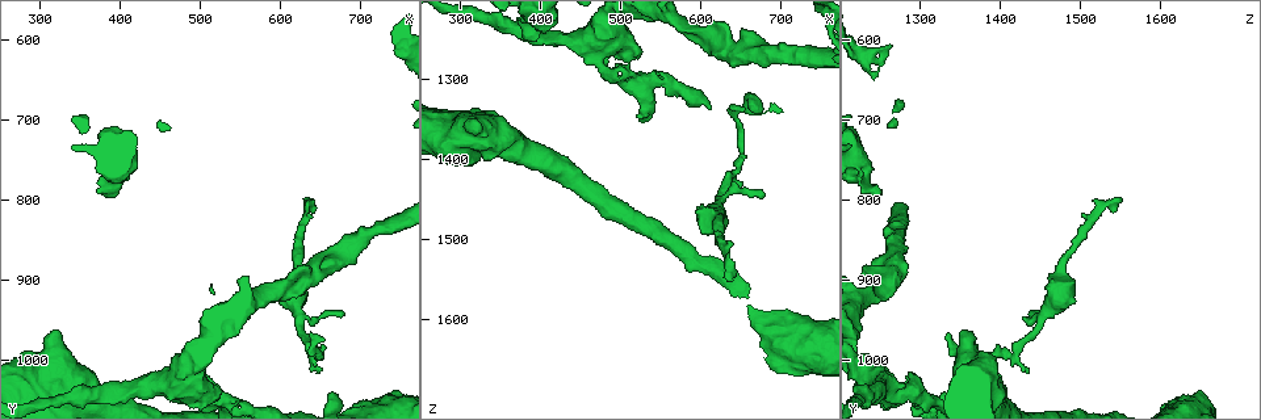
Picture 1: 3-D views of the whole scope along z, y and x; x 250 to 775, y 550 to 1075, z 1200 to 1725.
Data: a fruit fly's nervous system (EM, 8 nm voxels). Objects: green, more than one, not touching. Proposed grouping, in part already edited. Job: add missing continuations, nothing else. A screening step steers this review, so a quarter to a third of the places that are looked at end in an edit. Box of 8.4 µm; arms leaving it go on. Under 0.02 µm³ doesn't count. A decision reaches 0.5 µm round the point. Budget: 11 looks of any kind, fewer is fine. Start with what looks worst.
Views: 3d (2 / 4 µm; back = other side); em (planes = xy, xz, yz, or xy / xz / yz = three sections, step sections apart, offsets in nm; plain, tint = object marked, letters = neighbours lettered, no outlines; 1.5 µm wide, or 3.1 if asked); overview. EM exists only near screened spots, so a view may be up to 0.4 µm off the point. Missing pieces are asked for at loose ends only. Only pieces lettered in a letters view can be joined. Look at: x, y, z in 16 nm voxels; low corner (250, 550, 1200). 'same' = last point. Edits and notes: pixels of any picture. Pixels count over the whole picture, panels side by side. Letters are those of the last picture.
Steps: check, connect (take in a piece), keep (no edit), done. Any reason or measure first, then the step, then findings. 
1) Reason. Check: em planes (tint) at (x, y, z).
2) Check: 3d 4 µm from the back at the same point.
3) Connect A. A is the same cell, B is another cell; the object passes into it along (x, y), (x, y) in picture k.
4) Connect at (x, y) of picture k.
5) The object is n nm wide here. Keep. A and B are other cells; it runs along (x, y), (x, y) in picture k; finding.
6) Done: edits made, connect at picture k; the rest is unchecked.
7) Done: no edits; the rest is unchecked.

An open end. Check: em planes (plain) at (640, 800, 1550).

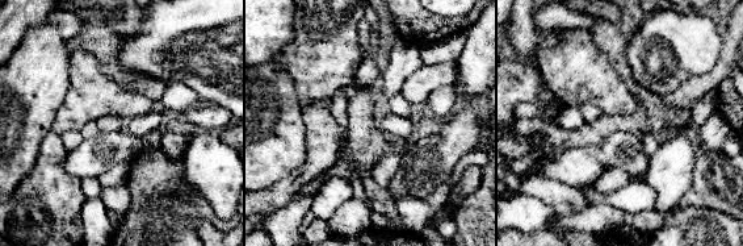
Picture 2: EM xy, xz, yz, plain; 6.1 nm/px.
Check: em planes (letters) at the same point.

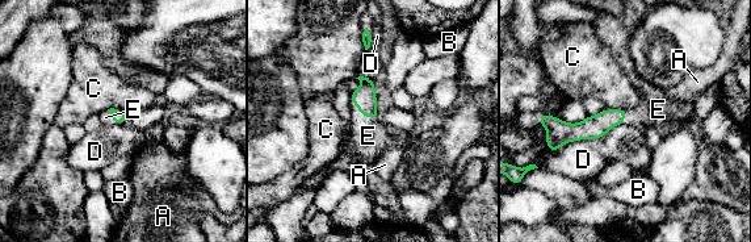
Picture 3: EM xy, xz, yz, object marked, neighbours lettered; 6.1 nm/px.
The object is 80 nm wide here. Connect at (369, 138) of picture 3. E is the same cell, A, B, C and D are other cells; the object passes into it along (365, 99), (364, 116), (369, 138) in picture 3; it goes on there.

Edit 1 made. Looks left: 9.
Stops while still wide. Check: 3d 2 µm at (375, 790, 1245).

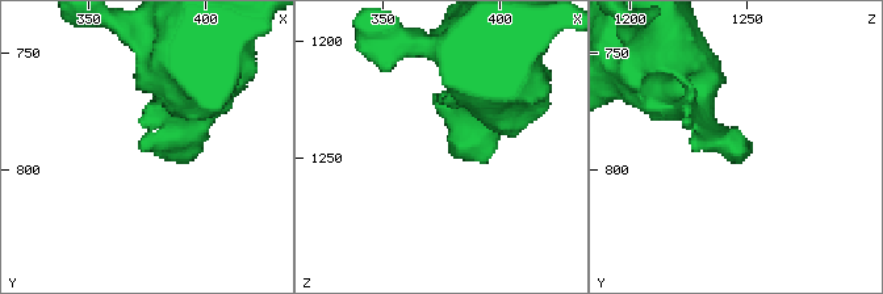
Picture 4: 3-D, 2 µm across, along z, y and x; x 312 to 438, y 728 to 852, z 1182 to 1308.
Check: em planes (letters) at (377, 792, 1244).

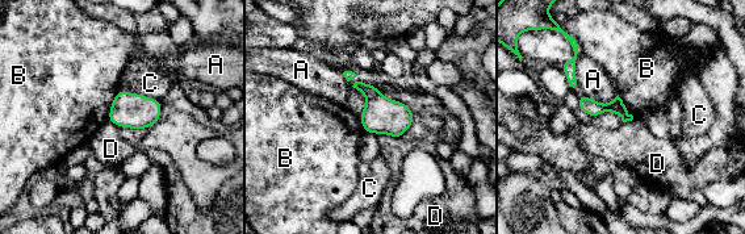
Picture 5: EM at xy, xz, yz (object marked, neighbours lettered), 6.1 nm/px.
The longest contact is with C, 260 nm. Keep. A, B, C and D are other cells; a border runs along (118, 88), (107, 120) in picture 5; no lettered piece goes on from it.

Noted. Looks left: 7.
Check: em planes (letters) at (310, 990, 1380).

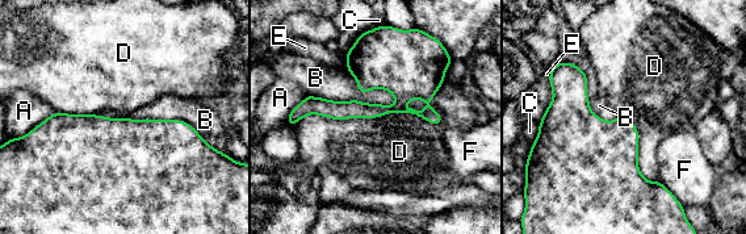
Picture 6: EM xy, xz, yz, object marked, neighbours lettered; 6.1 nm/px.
Keep. A, B, C, D, E and F are other cells; a border runs along (441, 125), (292, 126) in picture 6; no lettered piece goes on from it.

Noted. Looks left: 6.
An open end. Check: em planes (letters) at (635, 970, 1340).

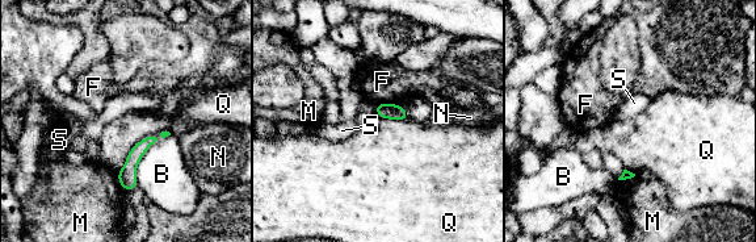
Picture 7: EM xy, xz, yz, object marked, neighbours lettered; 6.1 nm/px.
Keep. B, F, M, N, Q and S are other cells; it runs along (151, 140), (134, 155), (126, 187) in picture 7; none of them fits.

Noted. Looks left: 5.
Done: edits made, connect at picture 3; the rest is unchecked.

